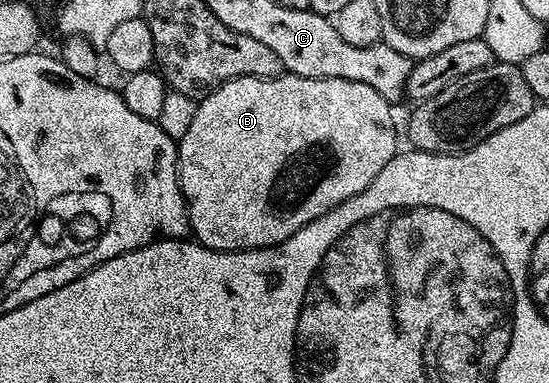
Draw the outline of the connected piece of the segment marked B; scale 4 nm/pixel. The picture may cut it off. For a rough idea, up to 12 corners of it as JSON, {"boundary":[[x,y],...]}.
{"boundary":[[236,77],[177,141],[189,227],[266,249],[399,152],[390,102]]}

